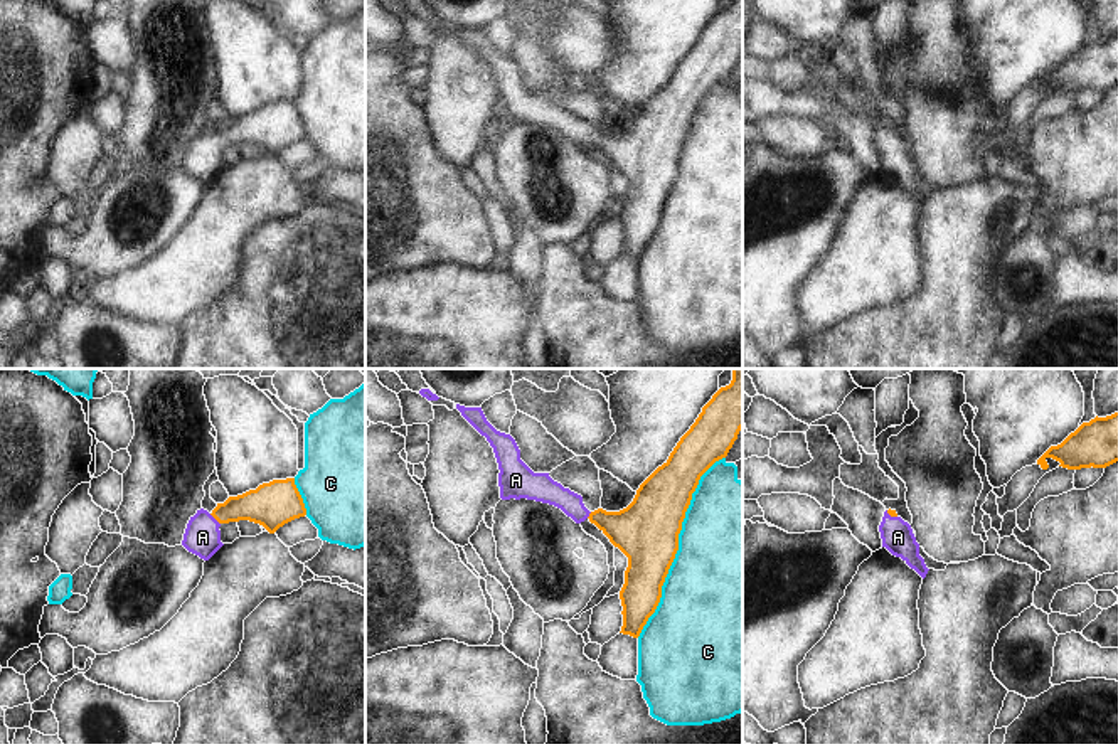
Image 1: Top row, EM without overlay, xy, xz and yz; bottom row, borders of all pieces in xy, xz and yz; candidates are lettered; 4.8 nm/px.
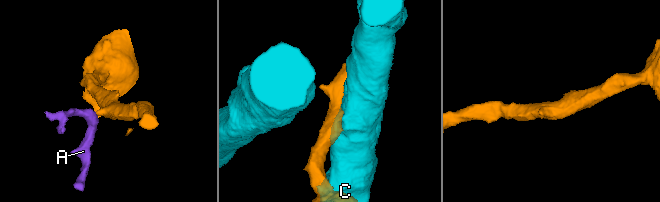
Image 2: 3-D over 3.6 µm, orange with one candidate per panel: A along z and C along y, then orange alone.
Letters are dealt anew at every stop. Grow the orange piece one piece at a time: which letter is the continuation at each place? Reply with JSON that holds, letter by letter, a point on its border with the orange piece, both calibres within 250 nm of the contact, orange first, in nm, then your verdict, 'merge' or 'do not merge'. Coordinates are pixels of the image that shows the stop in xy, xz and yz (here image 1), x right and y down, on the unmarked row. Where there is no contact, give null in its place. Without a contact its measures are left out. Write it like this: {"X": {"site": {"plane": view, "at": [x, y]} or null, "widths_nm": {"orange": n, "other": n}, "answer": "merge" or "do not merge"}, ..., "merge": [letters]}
{"A": {"site": {"plane": "xy", "at": [214, 140]}, "widths_nm": {"orange": 190, "other": 180}, "answer": "merge"}, "C": {"site": {"plane": "xz", "at": [677, 169]}, "widths_nm": {"orange": 300, "other": 500}, "answer": "do not merge"}, "merge": ["A"]}

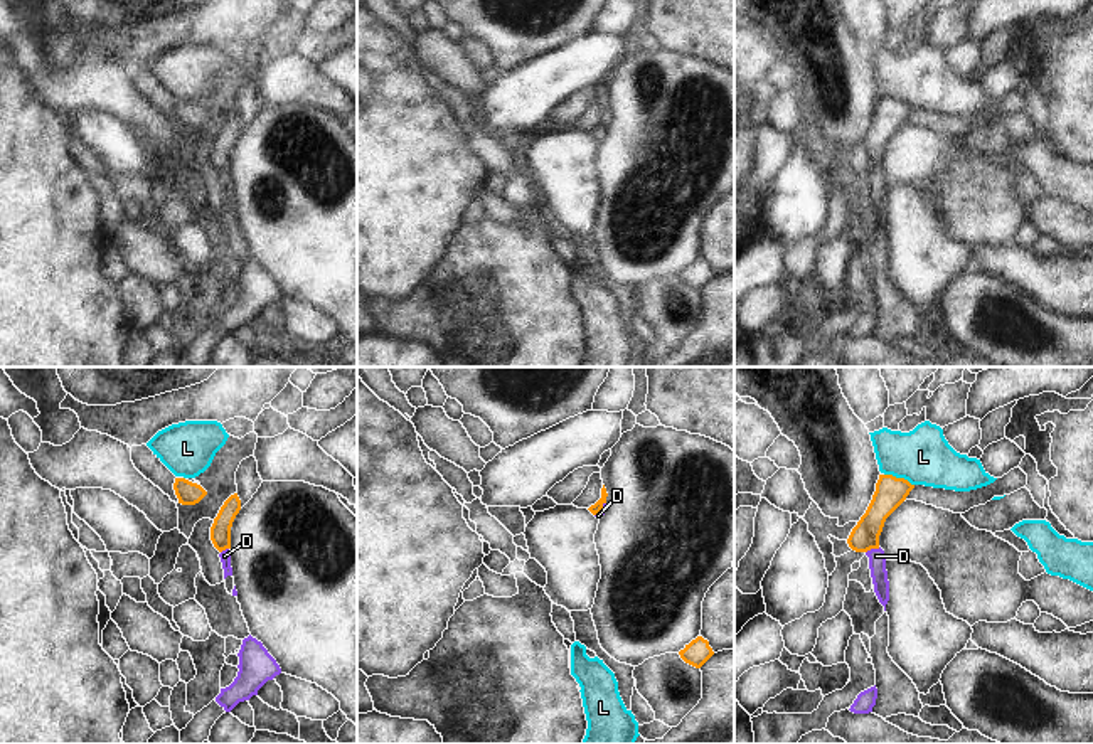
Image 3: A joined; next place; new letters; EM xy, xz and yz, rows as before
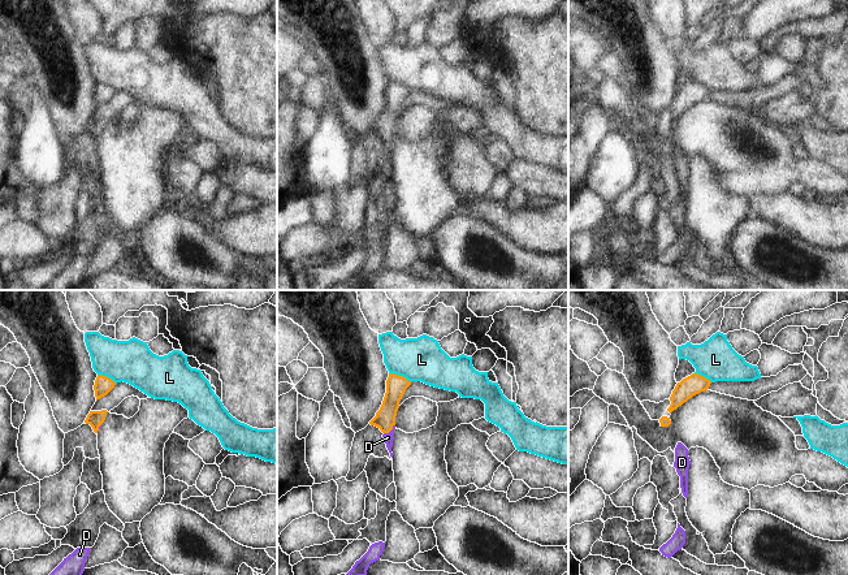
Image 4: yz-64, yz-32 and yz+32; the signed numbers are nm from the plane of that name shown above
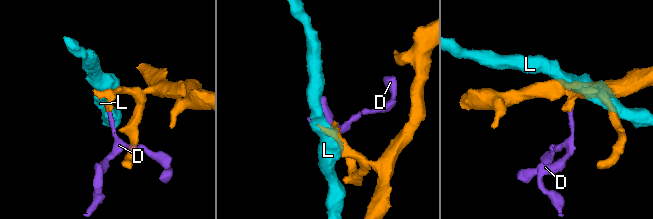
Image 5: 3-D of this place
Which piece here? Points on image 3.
{"D": {"site": {"plane": "yz", "at": [873, 170]}, "widths_nm": {"orange": 140, "other": 80}, "answer": "merge"}, "L": {"site": {"plane": "yz", "at": [900, 101]}, "widths_nm": {"orange": 150, "other": 280}, "answer": "do not merge"}, "merge": ["D"]}

